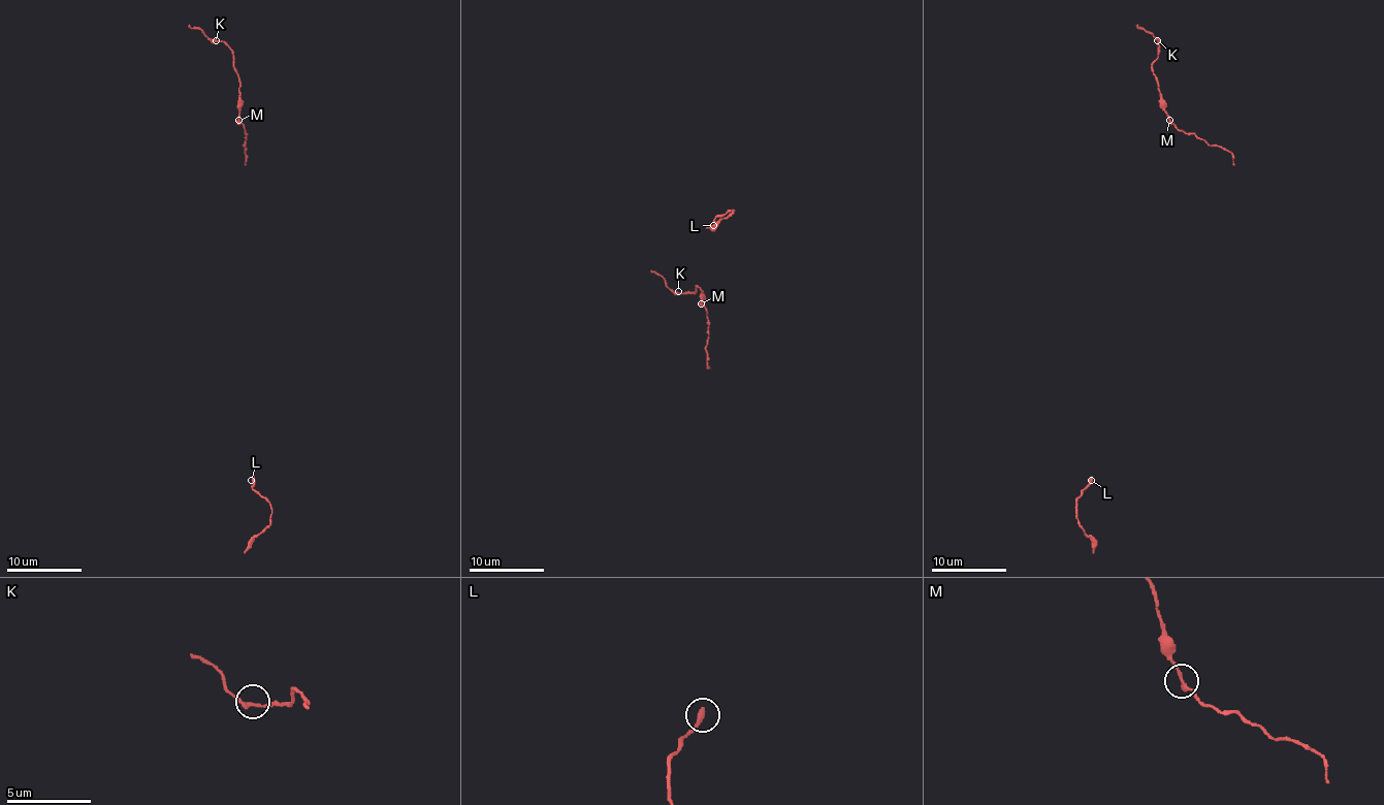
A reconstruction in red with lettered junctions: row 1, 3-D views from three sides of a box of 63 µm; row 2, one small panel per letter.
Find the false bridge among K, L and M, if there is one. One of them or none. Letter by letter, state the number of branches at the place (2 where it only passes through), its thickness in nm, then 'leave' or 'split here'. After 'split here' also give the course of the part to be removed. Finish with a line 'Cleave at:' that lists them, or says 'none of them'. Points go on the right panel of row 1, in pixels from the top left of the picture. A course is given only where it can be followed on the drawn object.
K: 2 | 220 nm | leave
L: 1 | 320 nm | leave
M: 2 | 240 nm | leave
Cleave at: none of them

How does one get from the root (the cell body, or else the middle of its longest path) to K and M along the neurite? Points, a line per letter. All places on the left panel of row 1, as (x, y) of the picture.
K: (246, 165), (246, 133), (238, 118), (240, 78), (232, 51), (221, 40), (216, 40)
M: (246, 165), (246, 133), (238, 120)

